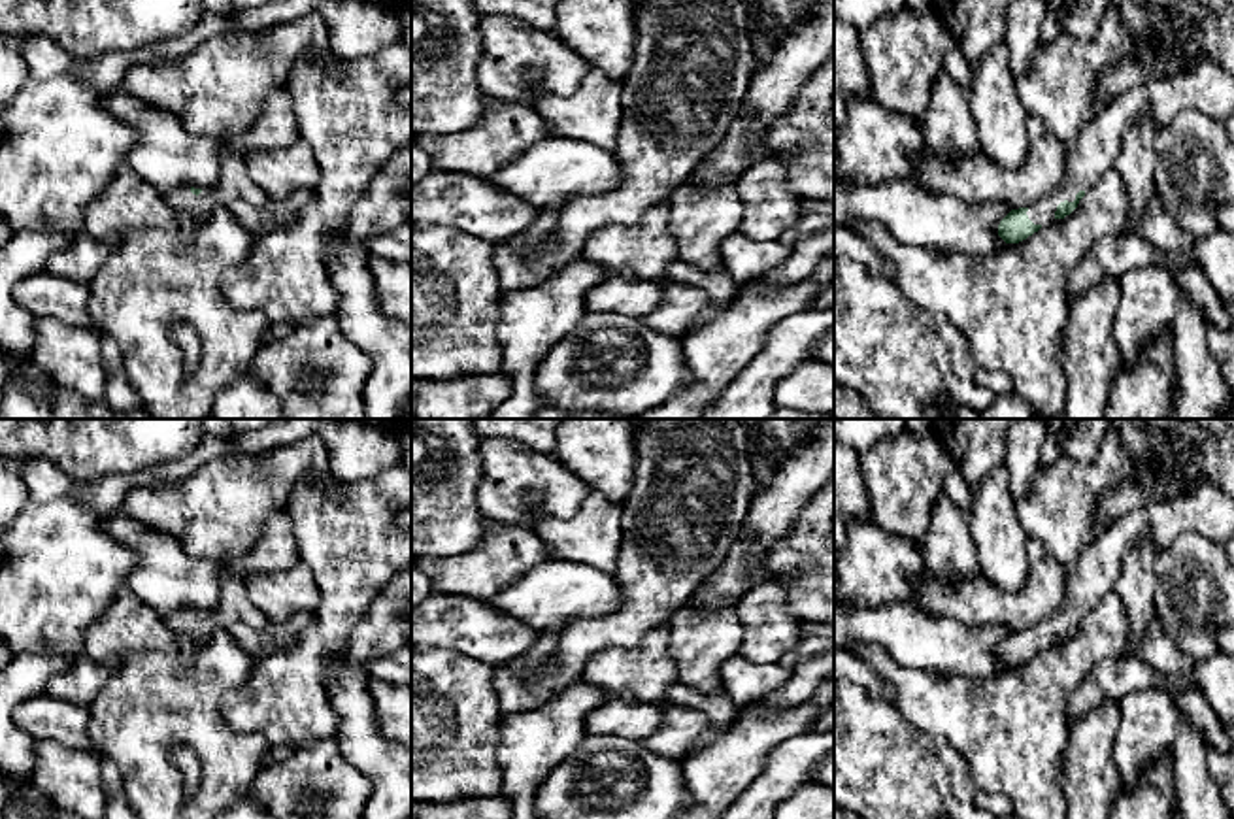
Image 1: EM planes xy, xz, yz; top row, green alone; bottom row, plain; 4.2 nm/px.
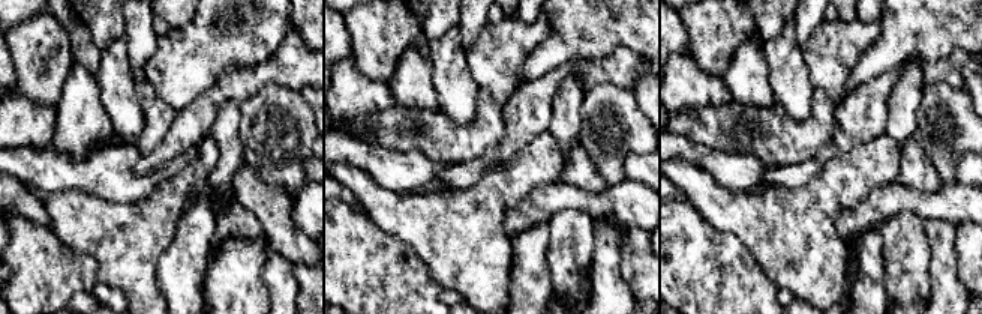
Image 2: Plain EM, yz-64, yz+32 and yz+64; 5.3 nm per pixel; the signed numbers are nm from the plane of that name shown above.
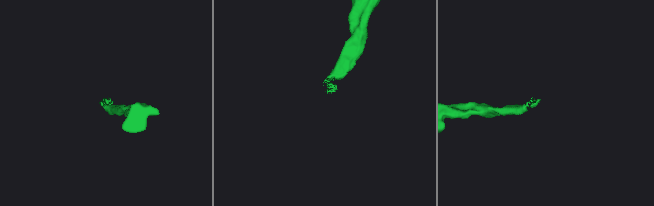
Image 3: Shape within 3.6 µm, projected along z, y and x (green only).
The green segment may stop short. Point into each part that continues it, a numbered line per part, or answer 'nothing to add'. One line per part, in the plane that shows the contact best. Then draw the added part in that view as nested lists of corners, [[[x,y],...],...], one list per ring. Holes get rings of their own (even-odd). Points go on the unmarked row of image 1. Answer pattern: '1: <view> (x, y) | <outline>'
1: yz (1095, 574) | [[[1136,508],[1106,526],[1104,534],[1081,549],[1076,562],[1064,566],[1064,598],[1057,611],[1028,628],[1028,642],[1045,649],[1055,642],[1057,628],[1074,625],[1079,613],[1091,613],[1117,591],[1126,551],[1138,542],[1145,525],[1142,508]]]

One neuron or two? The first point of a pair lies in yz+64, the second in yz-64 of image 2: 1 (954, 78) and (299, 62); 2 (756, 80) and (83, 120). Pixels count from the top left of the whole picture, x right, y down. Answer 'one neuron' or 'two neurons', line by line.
1: one neuron
2: one neuron

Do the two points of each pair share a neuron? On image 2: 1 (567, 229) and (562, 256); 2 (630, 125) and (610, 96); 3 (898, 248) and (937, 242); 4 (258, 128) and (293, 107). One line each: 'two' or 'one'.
1: one
2: one
3: two
4: one

